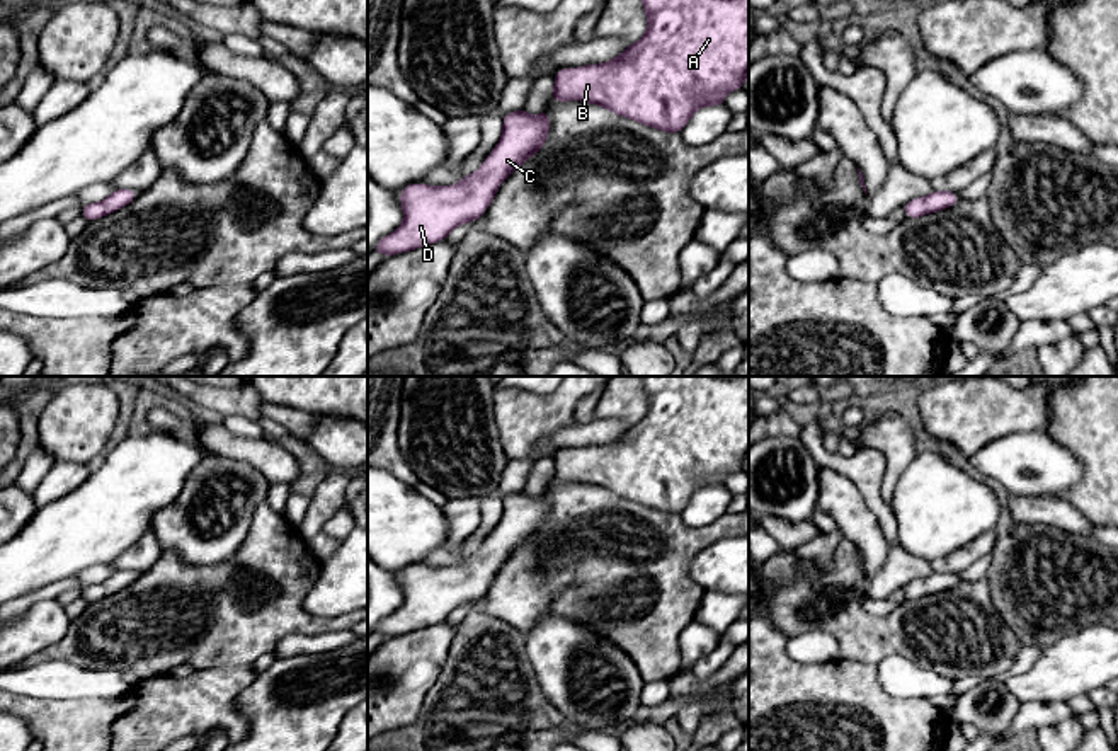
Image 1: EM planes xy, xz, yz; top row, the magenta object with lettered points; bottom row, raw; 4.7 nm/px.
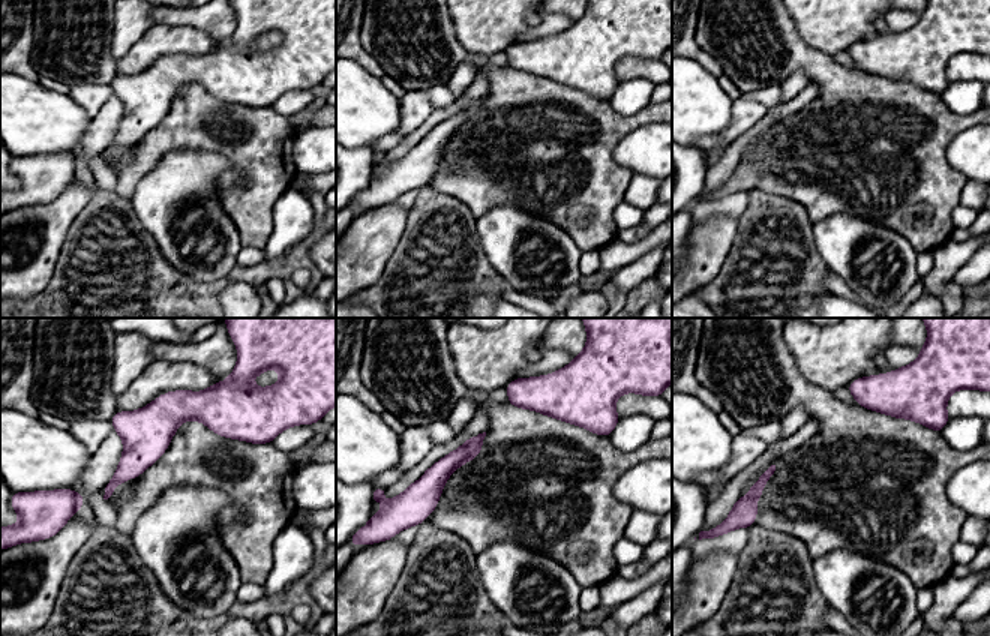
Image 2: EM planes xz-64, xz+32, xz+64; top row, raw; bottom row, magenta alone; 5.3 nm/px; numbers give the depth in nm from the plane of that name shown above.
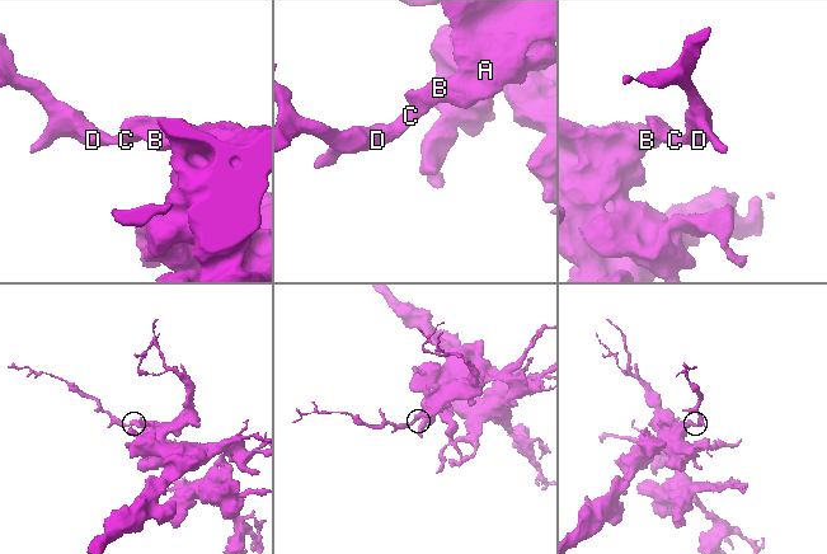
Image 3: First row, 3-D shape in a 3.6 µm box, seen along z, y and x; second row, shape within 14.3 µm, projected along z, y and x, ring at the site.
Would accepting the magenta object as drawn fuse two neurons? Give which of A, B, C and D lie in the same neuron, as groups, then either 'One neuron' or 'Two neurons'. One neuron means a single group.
Groups: A B C D. One neuron

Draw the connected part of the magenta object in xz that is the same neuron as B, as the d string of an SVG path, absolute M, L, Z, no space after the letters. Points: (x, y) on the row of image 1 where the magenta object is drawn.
M642 0L647 32L619 56L555 72L551 100L582 100L665 133L681 133L691 116L706 106L723 106L728 92L744 87L749 75L749 0Z

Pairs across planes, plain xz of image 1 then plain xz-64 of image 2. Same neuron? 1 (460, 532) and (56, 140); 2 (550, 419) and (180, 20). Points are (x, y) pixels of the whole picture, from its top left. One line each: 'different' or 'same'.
1: different
2: different

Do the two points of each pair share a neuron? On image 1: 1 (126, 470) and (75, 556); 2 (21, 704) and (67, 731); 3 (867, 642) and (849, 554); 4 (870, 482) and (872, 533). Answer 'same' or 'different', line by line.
1: same
2: same
3: same
4: different

